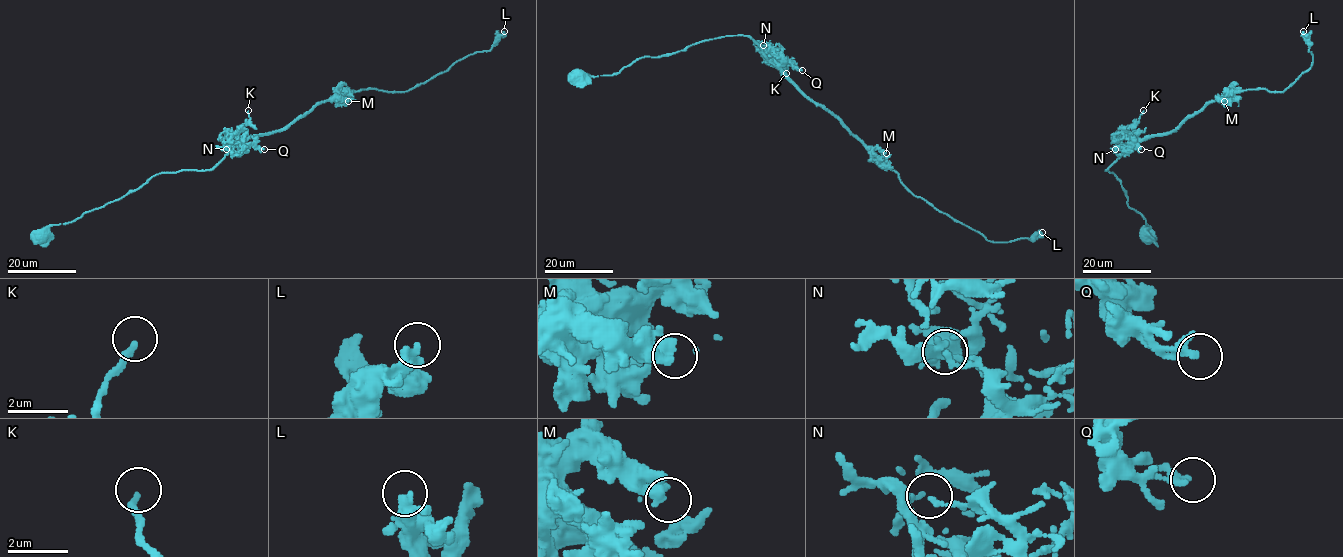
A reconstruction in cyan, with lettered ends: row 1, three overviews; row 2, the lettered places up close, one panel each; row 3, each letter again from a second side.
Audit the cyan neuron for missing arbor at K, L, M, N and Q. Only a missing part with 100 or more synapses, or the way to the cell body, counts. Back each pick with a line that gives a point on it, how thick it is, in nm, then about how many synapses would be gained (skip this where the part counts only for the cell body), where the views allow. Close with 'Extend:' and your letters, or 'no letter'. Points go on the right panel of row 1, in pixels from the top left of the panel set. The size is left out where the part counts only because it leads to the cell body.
Extend: no letter

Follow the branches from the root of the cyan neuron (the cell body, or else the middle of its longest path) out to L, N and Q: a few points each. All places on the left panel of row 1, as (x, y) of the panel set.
L: (40, 237), (156, 174), (210, 170), (317, 104), (409, 91), (504, 31)
N: (40, 237), (156, 174), (210, 170), (228, 144), (234, 155), (226, 149)
Q: (40, 237), (50, 226), (72, 222), (87, 211), (118, 200), (156, 174), (210, 170), (238, 144), (264, 149)

